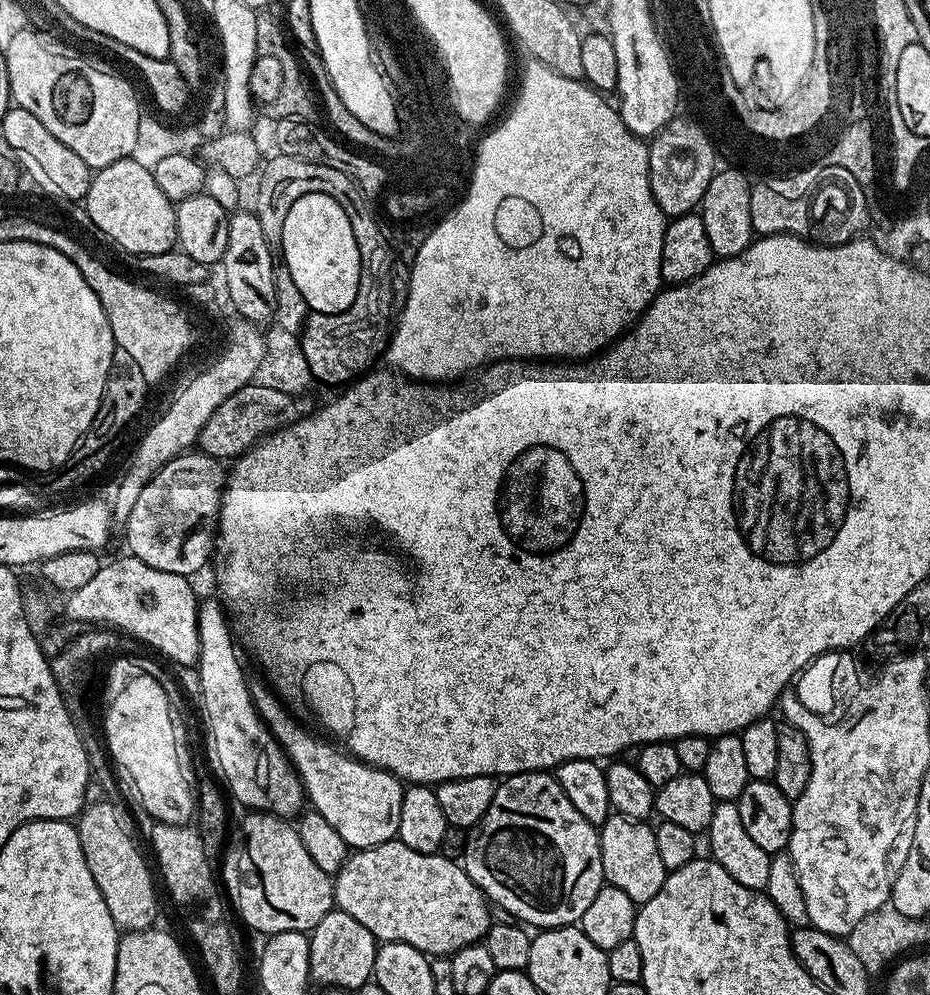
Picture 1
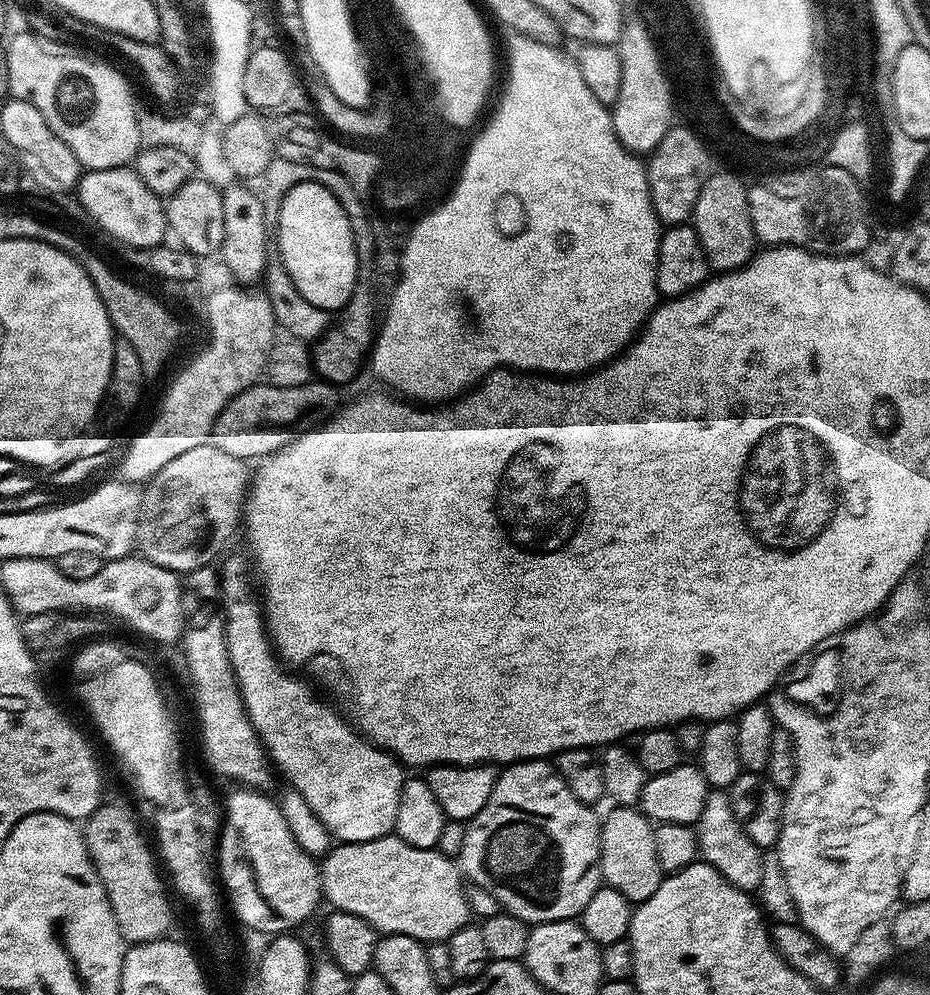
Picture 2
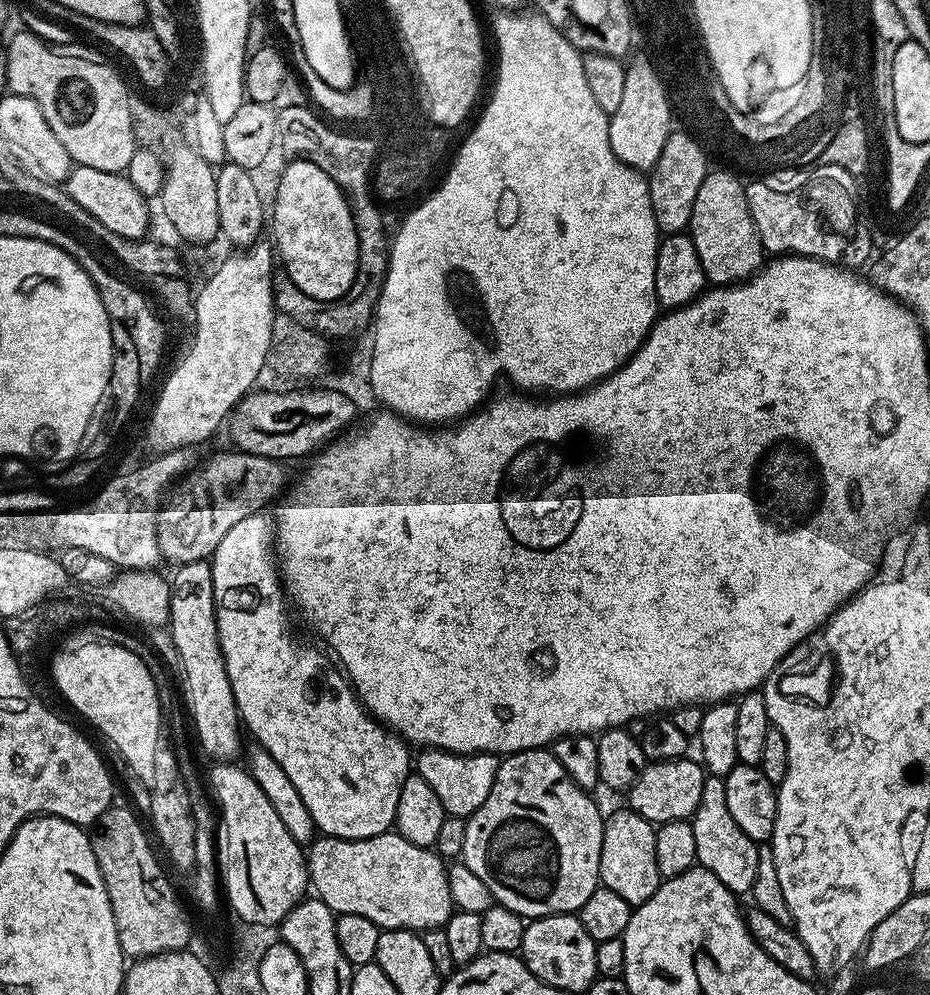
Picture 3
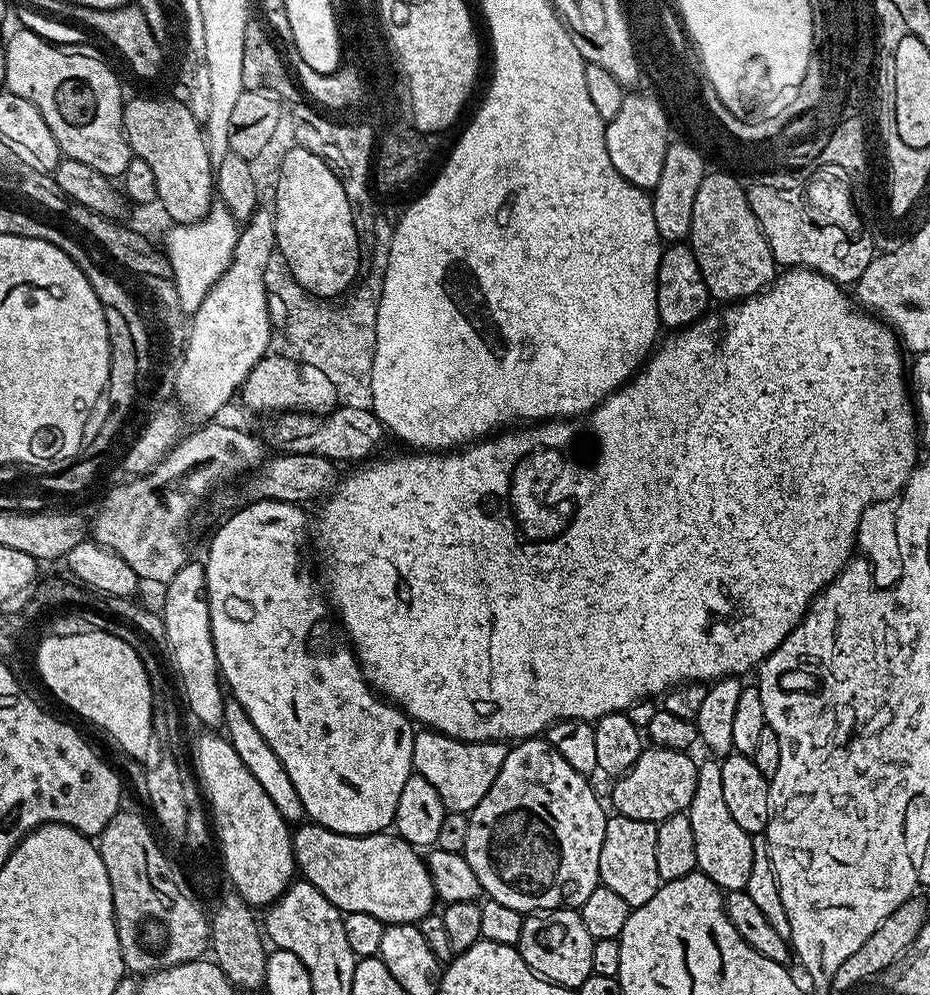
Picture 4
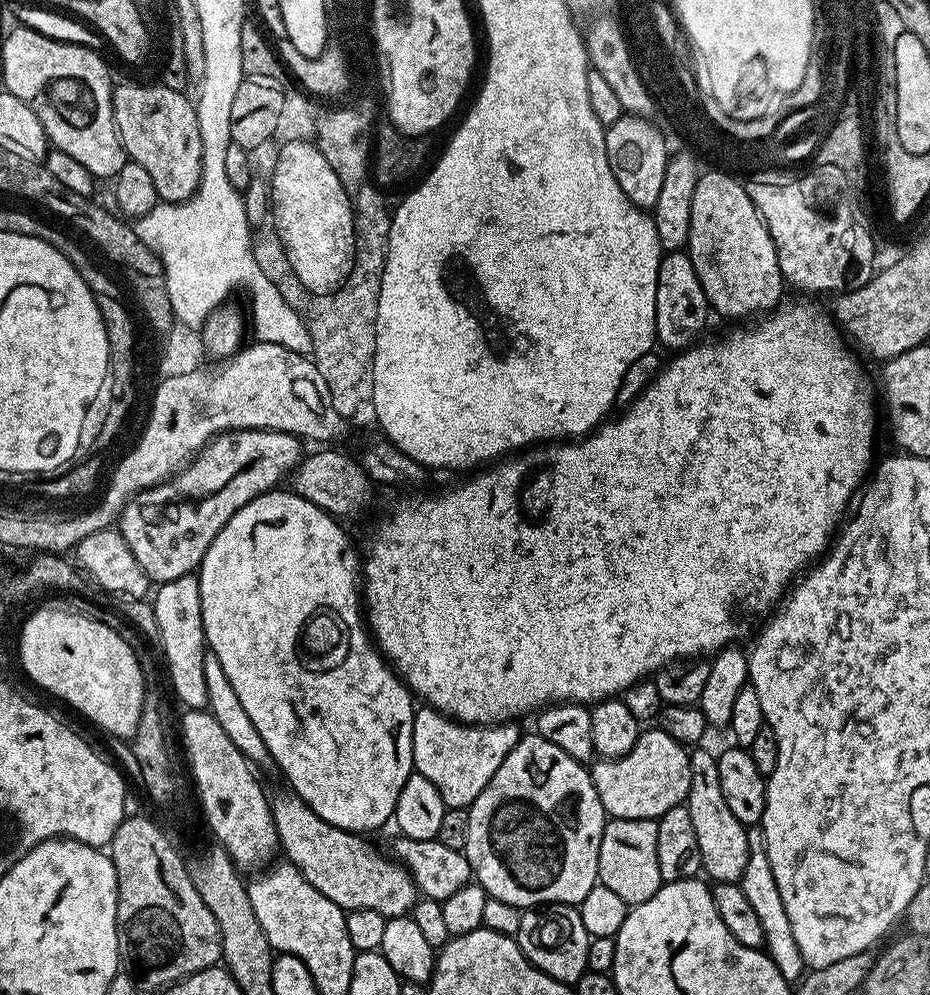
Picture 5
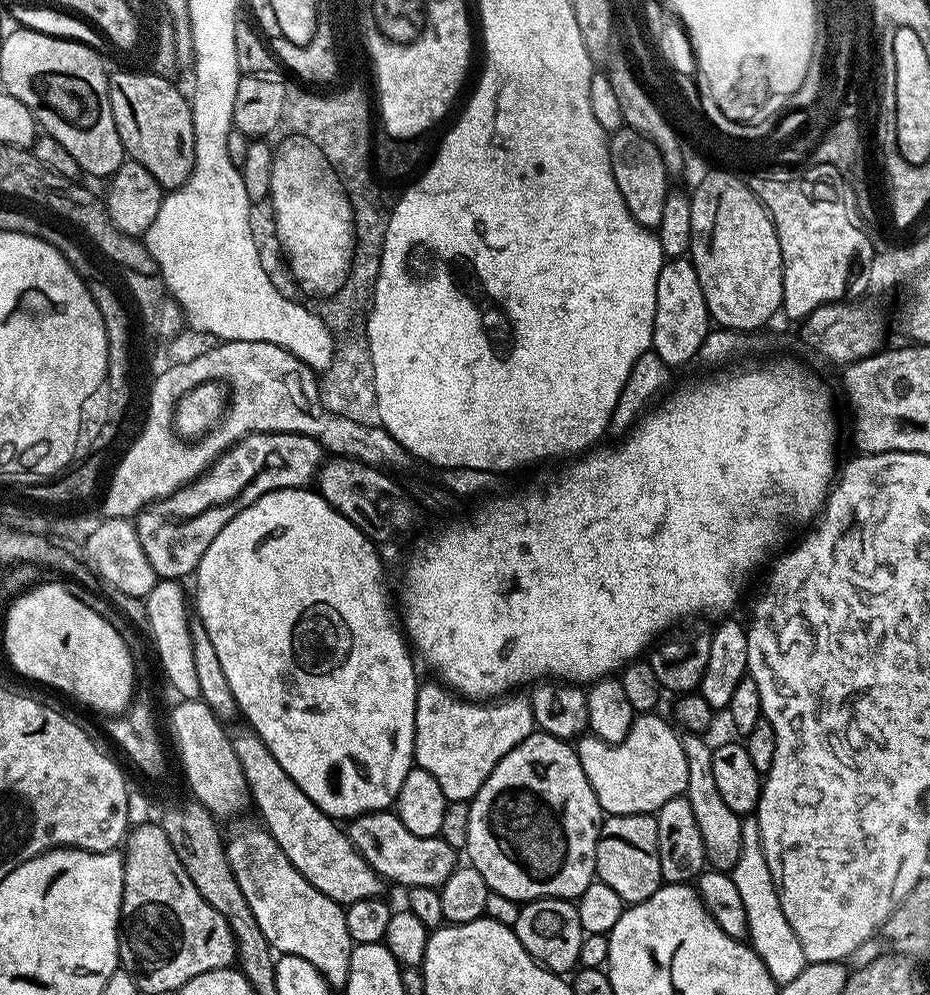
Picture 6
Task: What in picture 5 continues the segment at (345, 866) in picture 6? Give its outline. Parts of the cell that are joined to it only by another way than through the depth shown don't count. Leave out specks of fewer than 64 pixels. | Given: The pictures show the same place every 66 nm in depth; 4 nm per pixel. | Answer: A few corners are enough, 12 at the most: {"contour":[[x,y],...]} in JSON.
{"contour":[[301,796],[271,797],[287,863],[345,910],[406,916],[411,874]]}

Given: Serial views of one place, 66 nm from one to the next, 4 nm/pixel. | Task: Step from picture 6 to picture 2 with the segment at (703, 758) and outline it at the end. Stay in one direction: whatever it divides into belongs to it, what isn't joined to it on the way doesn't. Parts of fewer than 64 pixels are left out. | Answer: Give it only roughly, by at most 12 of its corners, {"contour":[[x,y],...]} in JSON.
{"contour":[[709,791],[694,827],[703,863],[749,894],[764,852],[727,791]]}

